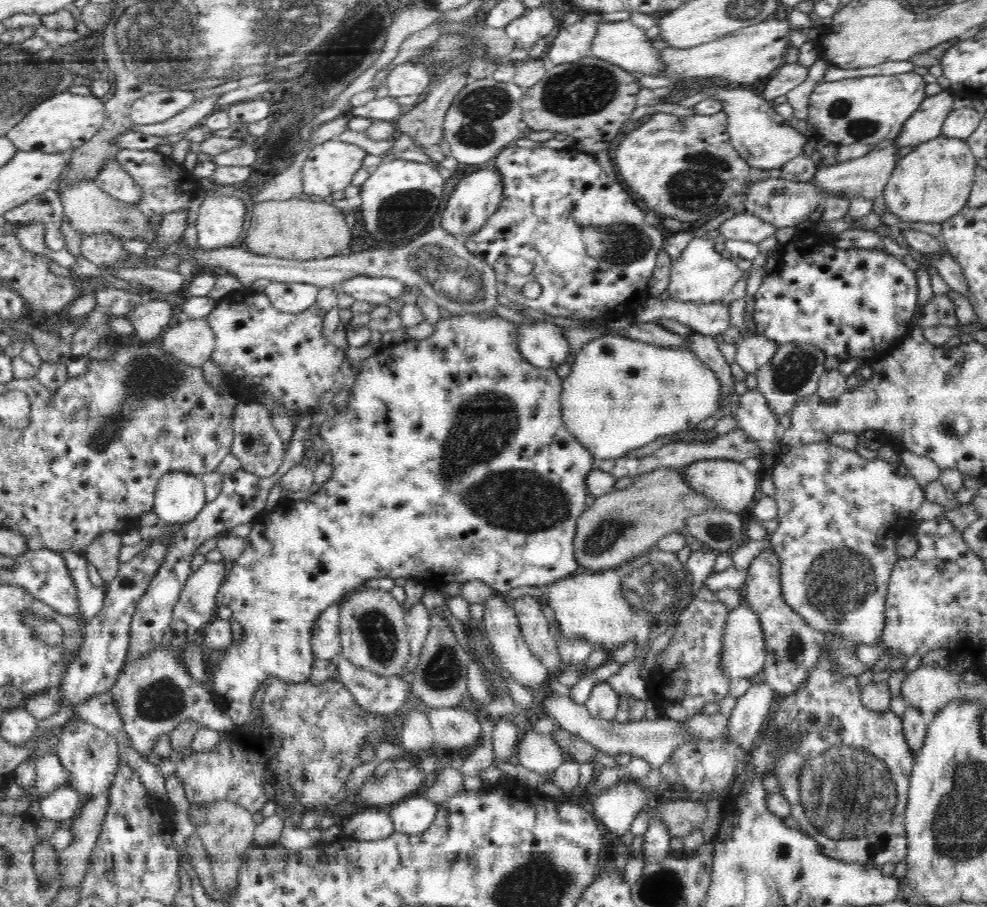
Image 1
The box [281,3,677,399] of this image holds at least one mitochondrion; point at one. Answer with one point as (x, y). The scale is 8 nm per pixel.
(580, 90)

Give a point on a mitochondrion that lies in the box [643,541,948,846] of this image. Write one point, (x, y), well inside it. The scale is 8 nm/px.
(848, 789)

